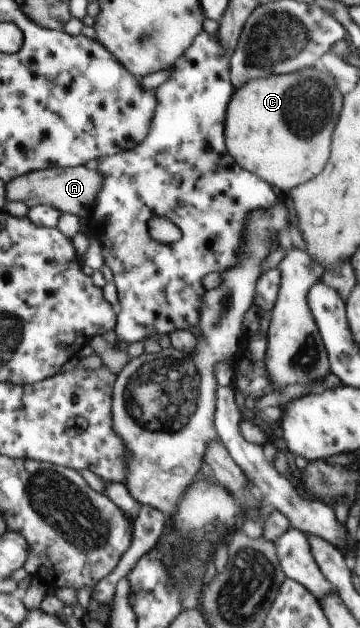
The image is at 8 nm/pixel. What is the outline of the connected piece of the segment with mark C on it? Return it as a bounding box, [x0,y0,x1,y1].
[224,67,341,194]

